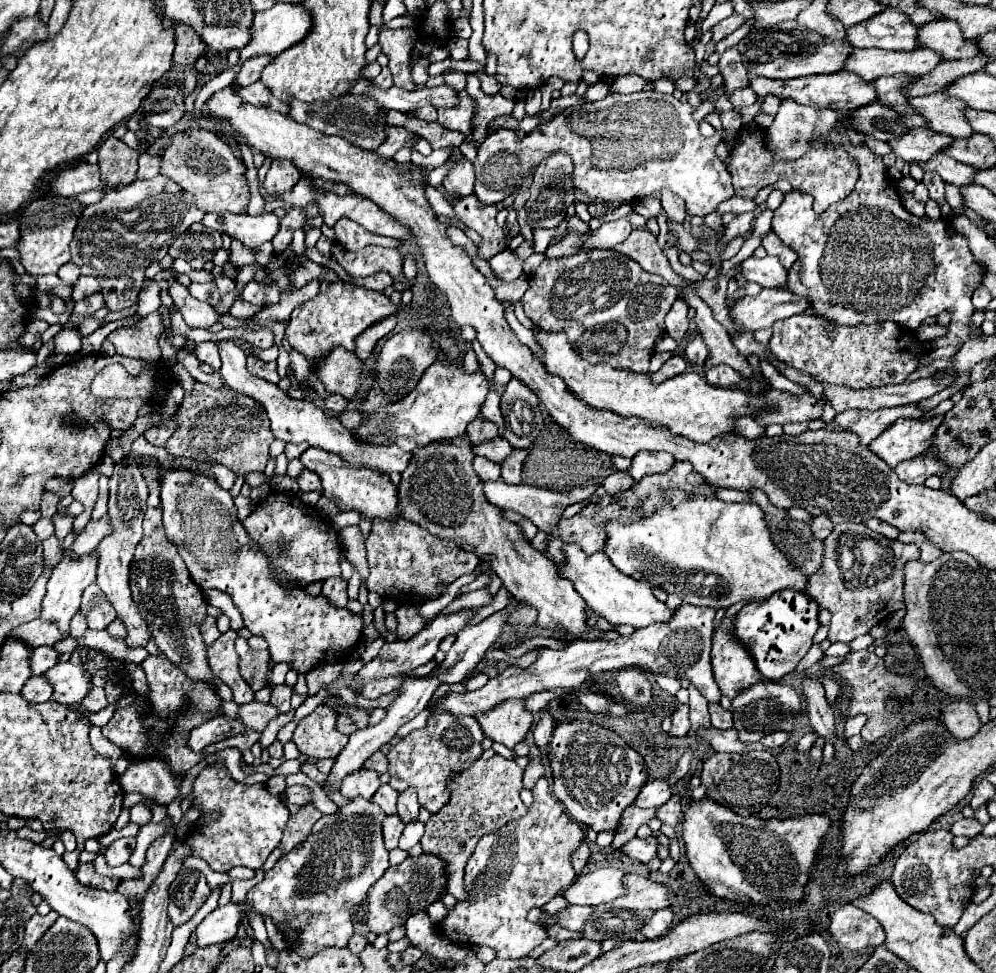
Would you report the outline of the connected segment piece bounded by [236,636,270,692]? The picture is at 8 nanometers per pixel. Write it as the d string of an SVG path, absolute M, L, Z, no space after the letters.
M236 638L236 652L240 656L240 674L242 678L258 692L266 684L266 672L270 666L270 652L258 652L248 646L248 640Z

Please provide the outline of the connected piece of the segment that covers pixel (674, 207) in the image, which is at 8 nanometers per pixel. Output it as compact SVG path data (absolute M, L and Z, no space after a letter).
M667 188L662 190L661 205L663 210L667 213L668 218L683 223L687 216L686 207L684 201L670 192Z

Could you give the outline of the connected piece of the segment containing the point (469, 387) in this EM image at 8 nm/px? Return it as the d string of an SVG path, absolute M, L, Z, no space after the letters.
M436 360L406 398L392 404L388 410L366 414L362 426L354 430L354 434L372 444L398 444L404 452L412 452L414 448L434 440L452 440L464 434L466 426L478 416L488 386L482 368L468 374L460 360Z

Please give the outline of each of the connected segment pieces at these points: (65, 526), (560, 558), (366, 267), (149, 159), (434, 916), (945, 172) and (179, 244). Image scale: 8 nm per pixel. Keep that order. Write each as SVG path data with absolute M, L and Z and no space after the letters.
M56 514L56 516L52 518L52 522L54 522L54 526L56 526L56 538L58 538L58 540L60 540L60 544L62 544L64 536L72 530L74 516L62 516L62 514Z
M552 538L552 540L550 540L550 546L548 546L546 556L548 556L550 560L554 560L556 564L564 564L564 562L566 562L566 556L564 556L564 552L562 552L562 546L564 546L564 540L562 540L562 538Z
M340 246L332 248L334 260L348 272L370 276L376 272L388 272L392 278L402 274L402 254L396 248L382 248L382 246L366 246L358 252L340 250Z
M140 154L138 158L138 172L136 178L152 178L160 174L160 156L150 156L150 154Z
M438 900L438 902L432 902L432 904L426 908L426 912L430 914L432 924L436 924L436 922L440 922L440 918L444 918L444 914L446 914L446 906L442 904L442 900Z
M934 154L926 162L910 162L910 164L918 164L922 172L938 172L944 182L956 186L964 186L964 182L972 182L972 174L976 172L972 166L956 162L946 154Z
M192 224L180 238L170 246L172 258L184 258L194 270L202 270L206 262L214 258L214 252L222 248L222 236L216 230L204 228L204 224Z

